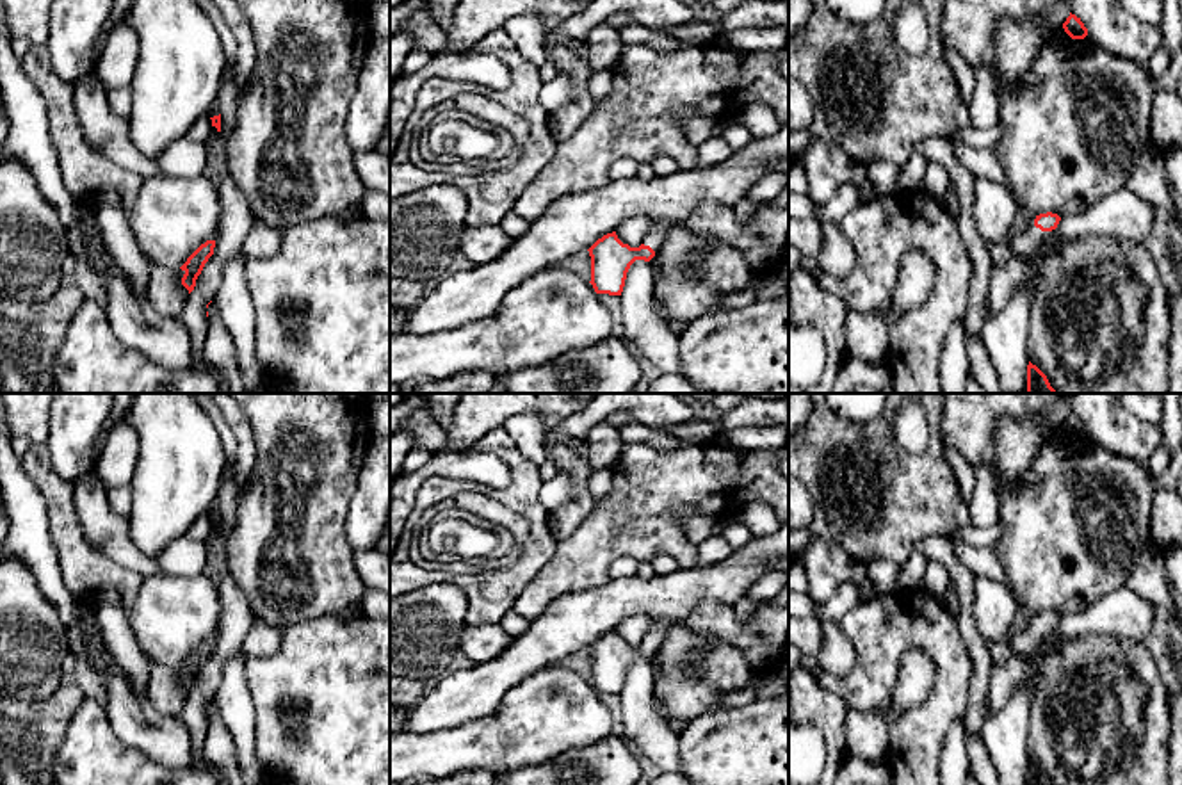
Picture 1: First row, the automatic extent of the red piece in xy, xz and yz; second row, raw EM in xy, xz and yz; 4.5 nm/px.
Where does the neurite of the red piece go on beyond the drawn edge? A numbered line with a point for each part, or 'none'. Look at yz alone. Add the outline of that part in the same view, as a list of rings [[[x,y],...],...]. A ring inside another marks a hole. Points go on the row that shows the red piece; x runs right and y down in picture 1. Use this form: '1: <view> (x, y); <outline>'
1: yz (1024, 244); [[[1031,224],[1024,233],[1020,233],[1018,237],[1011,240],[1009,249],[1015,255],[1029,256],[1034,251],[1034,247],[1038,246],[1038,242],[1041,240],[1043,233],[1045,231]]]

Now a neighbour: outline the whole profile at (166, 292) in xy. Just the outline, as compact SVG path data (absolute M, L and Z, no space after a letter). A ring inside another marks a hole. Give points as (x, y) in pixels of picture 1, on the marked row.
M150 263L148 274L148 297L153 308L164 317L180 317L189 299L189 290L182 285L185 271Z

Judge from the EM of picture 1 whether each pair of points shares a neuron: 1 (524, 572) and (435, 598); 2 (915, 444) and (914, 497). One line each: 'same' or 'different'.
1: different
2: different

